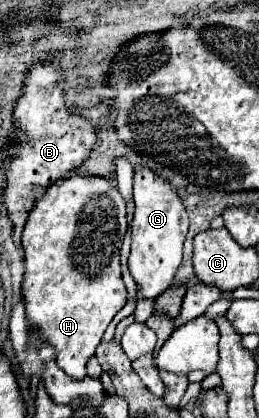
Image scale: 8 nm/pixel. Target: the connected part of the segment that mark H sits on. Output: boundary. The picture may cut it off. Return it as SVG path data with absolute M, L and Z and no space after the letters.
M72 175L52 183L36 201L22 233L26 271L22 279L22 297L26 319L42 341L56 349L56 365L76 381L86 377L86 363L114 315L126 305L126 287L120 271L120 247L126 233L126 203L114 181L104 177Z

